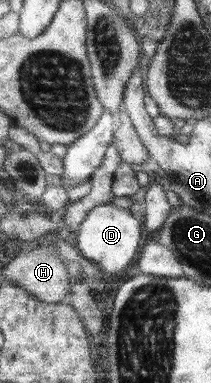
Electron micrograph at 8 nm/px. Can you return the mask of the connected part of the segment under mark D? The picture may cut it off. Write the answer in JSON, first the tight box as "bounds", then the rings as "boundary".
{"bounds":[71,204,143,275],"boundary":[[[99,204],[92,209],[80,225],[76,234],[71,238],[74,246],[86,259],[95,261],[106,275],[120,273],[131,265],[131,261],[140,252],[143,239],[141,219],[135,219],[127,209],[115,204]]]}

